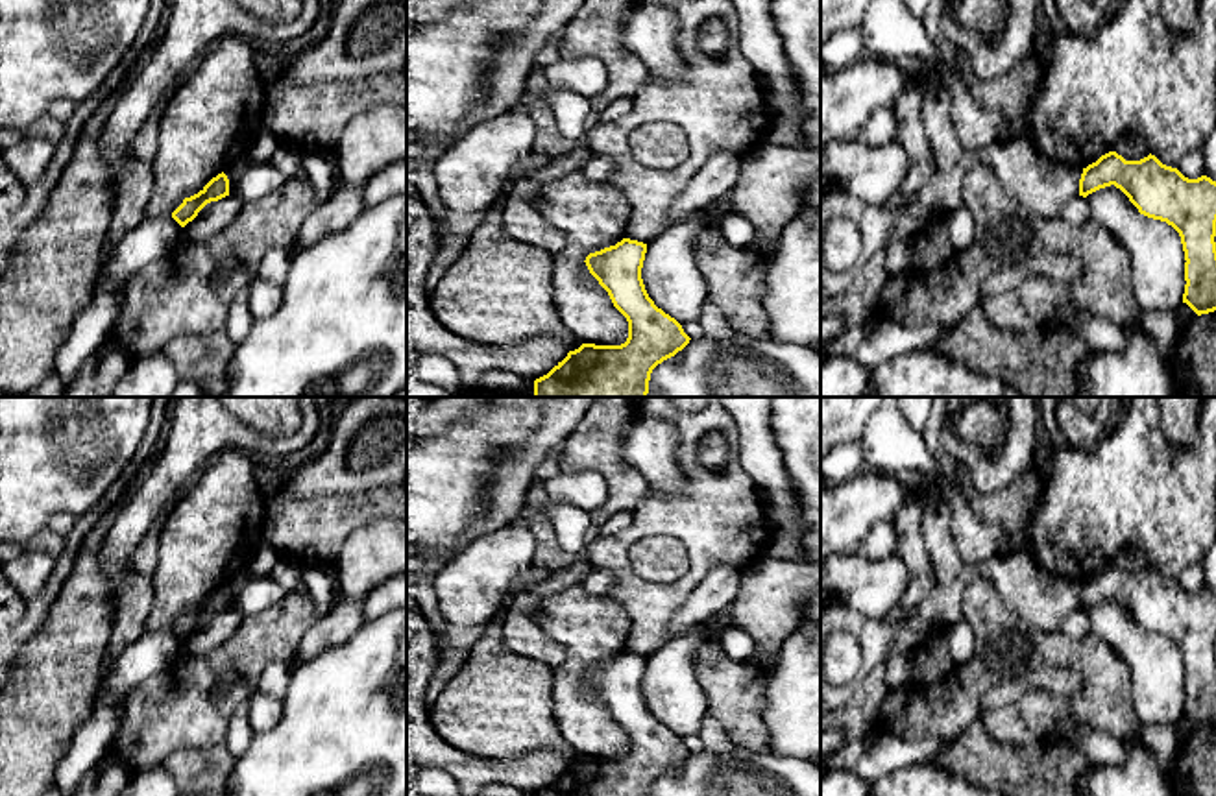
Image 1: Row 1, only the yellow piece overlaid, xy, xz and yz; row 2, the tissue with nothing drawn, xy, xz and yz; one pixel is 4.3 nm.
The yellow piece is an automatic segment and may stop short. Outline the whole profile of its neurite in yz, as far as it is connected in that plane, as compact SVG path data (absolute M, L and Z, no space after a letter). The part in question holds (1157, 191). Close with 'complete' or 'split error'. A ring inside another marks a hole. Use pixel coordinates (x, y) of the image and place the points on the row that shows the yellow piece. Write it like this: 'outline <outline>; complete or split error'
outline M1116 151L1083 168L1079 196L1114 185L1140 214L1172 225L1185 251L1186 303L1198 316L1216 310L1216 181L1185 177L1155 155L1125 161Z; complete

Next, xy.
outline M222 172L213 177L198 194L185 198L183 203L172 212L172 218L185 227L198 212L211 201L229 196L229 179Z; complete

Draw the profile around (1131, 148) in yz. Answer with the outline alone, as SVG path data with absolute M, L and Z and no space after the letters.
M1125 137L1118 140L1114 151L1125 161L1140 161L1149 155L1148 144L1140 137Z

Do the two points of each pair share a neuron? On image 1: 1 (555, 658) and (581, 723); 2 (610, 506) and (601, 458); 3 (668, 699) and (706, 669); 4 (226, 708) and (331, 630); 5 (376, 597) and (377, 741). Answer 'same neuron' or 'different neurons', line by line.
1: different neurons
2: same neuron
3: different neurons
4: different neurons
5: different neurons

